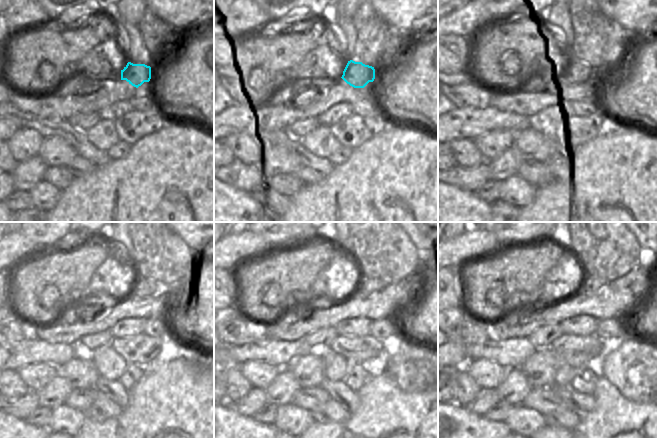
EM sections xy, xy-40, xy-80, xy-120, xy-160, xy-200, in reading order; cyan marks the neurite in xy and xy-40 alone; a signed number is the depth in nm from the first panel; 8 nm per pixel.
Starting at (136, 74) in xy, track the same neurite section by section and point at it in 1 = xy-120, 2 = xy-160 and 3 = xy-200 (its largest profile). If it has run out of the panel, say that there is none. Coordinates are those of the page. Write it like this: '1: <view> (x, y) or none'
1: xy-120 (147, 288)
2: xy-160 (367, 286)
3: xy-200 (590, 285)

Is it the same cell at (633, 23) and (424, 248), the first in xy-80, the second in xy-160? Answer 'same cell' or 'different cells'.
same cell

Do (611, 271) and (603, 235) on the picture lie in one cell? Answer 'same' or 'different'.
same

